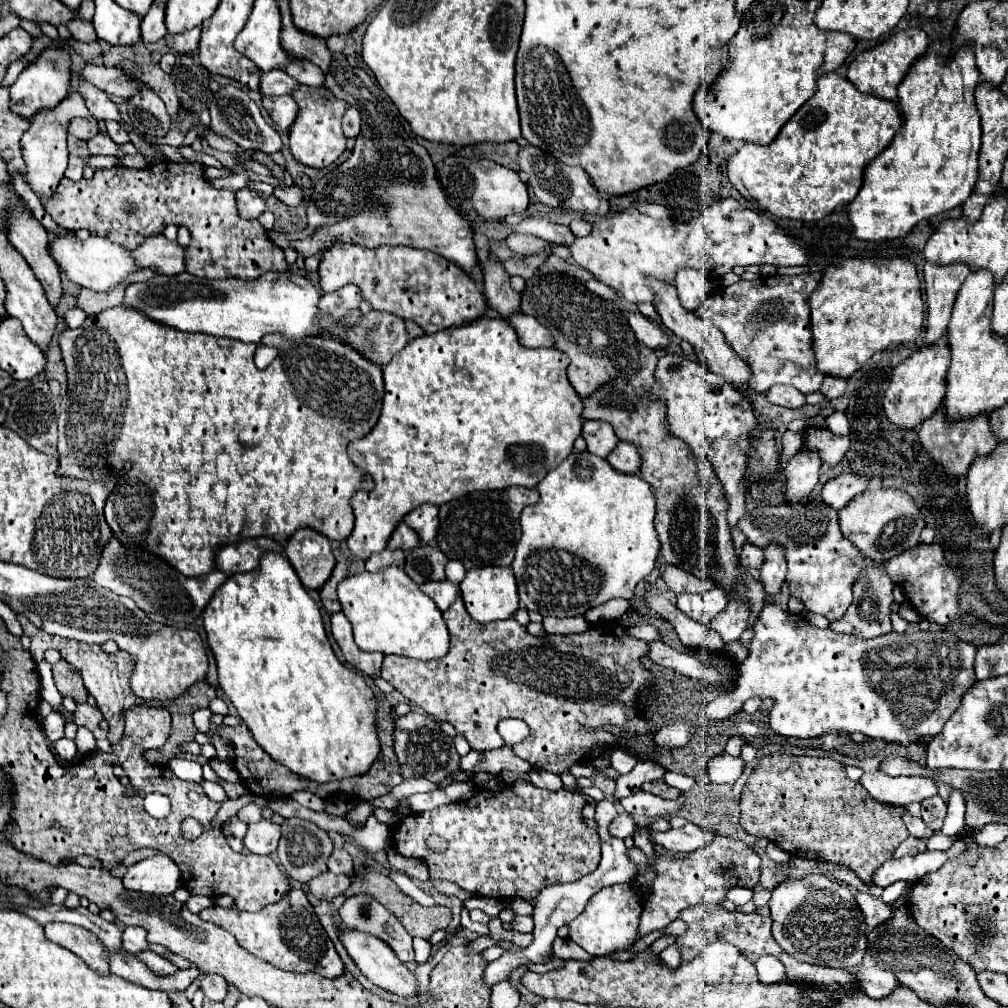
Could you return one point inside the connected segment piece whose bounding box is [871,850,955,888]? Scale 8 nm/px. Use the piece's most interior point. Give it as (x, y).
(911, 868)

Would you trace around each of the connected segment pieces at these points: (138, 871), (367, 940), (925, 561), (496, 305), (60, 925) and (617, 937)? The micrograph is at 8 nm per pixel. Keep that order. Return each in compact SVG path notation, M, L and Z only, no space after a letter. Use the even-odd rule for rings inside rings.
M157 854L143 862L129 866L123 886L141 894L167 896L181 886L181 872L167 854Z
M347 928L341 930L341 942L345 944L349 956L353 958L353 962L357 964L357 968L361 970L361 974L371 980L375 986L383 988L385 992L391 992L399 998L413 998L417 994L417 982L413 972L401 964L397 960L397 956L393 956L393 950L385 944L381 944L375 936L365 936L363 932L349 932Z
M919 544L909 552L903 552L901 556L887 560L885 566L889 578L905 588L907 600L913 604L917 612L921 612L923 618L945 626L957 616L957 596L959 596L963 568L949 566L949 562L943 556L943 548L939 544L929 544L929 546Z
M485 260L485 298L493 310L497 310L503 318L511 316L513 312L519 312L519 294L515 294L509 286L509 276L505 276L505 270L501 268L499 260Z
M49 922L45 926L45 936L47 940L71 950L83 962L99 972L101 976L111 974L109 972L109 952L105 952L105 946L97 936L93 936L89 930L75 926L75 924L65 924L65 922ZM107 956L107 960L105 960Z
M615 884L603 888L601 892L593 894L585 906L585 910L569 922L569 938L577 942L583 950L591 956L607 956L611 952L627 950L639 938L639 916L641 916L641 902L635 896L631 884Z

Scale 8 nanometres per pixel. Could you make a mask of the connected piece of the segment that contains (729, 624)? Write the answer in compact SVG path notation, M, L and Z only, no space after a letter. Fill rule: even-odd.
M733 600L733 604L727 604L727 608L713 618L709 628L719 632L723 644L735 642L745 630L745 616L749 616L749 608L743 608L743 606L745 606L743 600L739 602Z

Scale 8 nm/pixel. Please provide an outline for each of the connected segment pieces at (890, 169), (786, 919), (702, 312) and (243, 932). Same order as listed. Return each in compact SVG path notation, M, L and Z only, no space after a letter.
M969 48L957 52L953 64L945 64L943 54L939 56L933 50L927 50L927 54L911 66L909 74L899 84L899 108L903 112L901 132L897 132L881 156L867 164L861 192L847 208L849 222L859 240L887 242L905 238L921 220L953 210L971 196L973 184L977 182L977 152L981 144L981 124L973 96L979 82L977 65Z
M807 874L805 878L787 876L771 892L769 900L773 938L799 962L843 968L857 968L867 950L867 924L853 892L827 874Z
M809 274L761 276L753 282L737 282L715 290L701 304L697 316L713 322L725 334L733 352L749 364L753 372L749 386L753 392L765 392L773 384L789 384L809 394L817 392L825 378L815 368L811 346L811 310L807 300L815 288L817 282Z
M291 890L289 894L283 896L281 902L271 904L259 912L237 910L235 906L231 908L211 906L201 910L199 916L231 932L241 948L281 970L295 973L315 972L325 978L337 978L343 974L343 962L335 952L335 946L329 940L327 932L319 924L319 918L315 916L313 906L309 904L303 890Z

